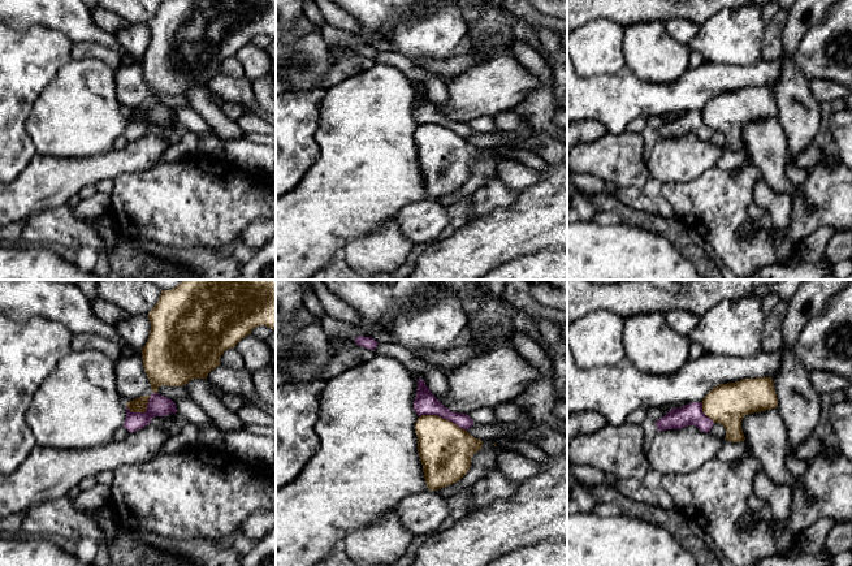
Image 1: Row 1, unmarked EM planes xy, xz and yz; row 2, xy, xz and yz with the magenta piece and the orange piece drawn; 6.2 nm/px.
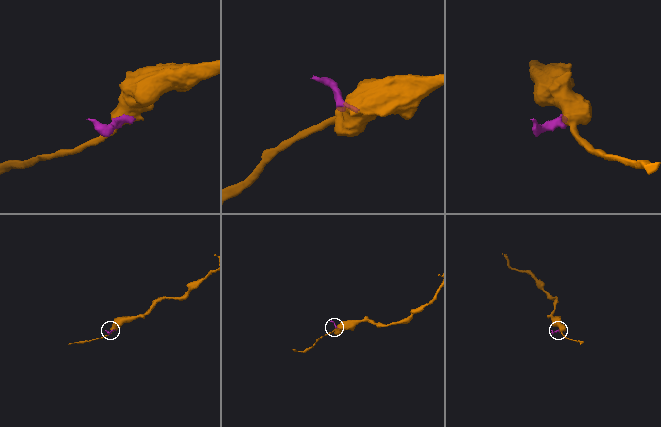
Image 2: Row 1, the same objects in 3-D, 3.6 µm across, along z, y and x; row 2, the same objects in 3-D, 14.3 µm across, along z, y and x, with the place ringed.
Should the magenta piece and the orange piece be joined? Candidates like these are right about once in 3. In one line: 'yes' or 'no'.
no

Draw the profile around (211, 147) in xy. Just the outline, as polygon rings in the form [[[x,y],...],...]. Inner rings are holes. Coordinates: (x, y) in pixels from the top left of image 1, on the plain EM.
[[[216,135],[200,138],[198,143],[198,156],[211,161],[228,160],[222,141]]]

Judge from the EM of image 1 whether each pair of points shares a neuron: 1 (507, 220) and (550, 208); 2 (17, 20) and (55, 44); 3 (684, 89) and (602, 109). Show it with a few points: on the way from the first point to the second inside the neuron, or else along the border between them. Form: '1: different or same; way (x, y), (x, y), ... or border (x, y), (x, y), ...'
1: same; way (518, 220), (537, 220), (540, 217)
2: different; border (13, 29), (50, 26), (60, 31)
3: same; way (664, 99), (623, 99)

